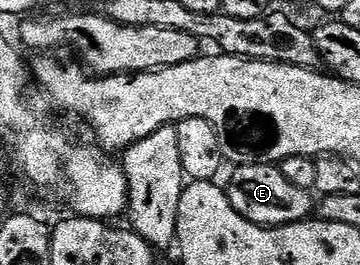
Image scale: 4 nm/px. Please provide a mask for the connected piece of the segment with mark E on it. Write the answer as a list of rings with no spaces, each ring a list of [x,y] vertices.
[[[239,164],[232,169],[233,173],[229,176],[229,184],[227,183],[227,191],[231,206],[243,218],[247,218],[247,222],[257,224],[261,228],[278,228],[284,224],[298,224],[301,220],[308,220],[315,212],[315,196],[313,192],[307,190],[299,190],[299,186],[287,182],[287,178],[283,178],[280,167],[276,164]]]

